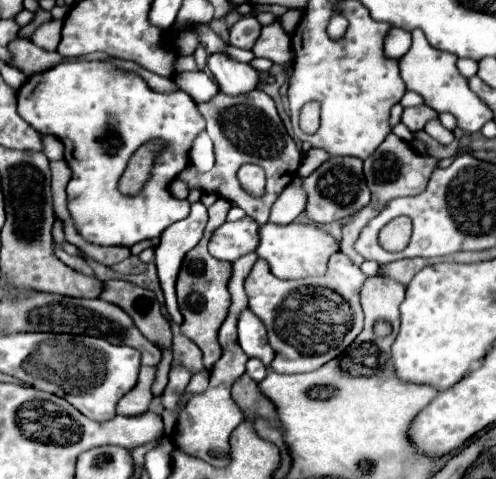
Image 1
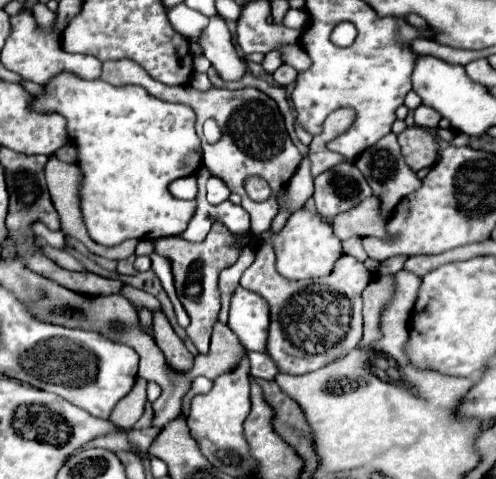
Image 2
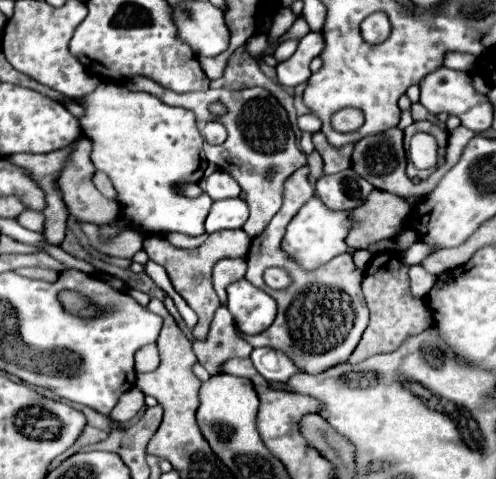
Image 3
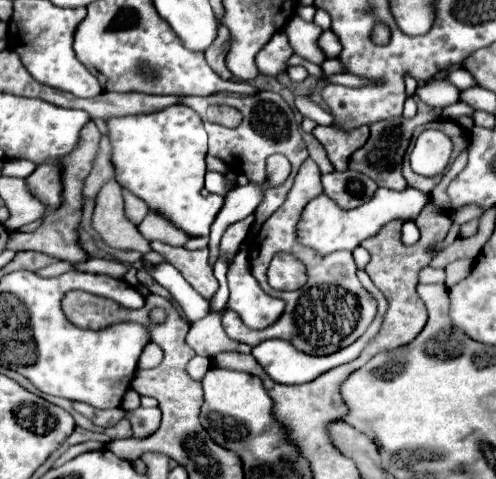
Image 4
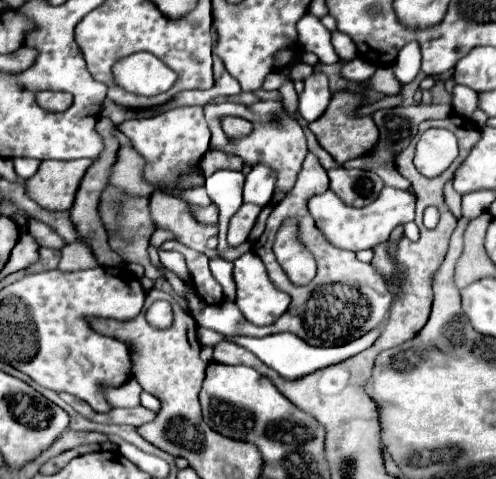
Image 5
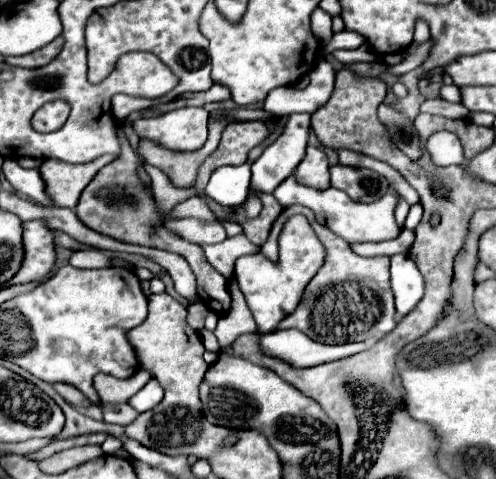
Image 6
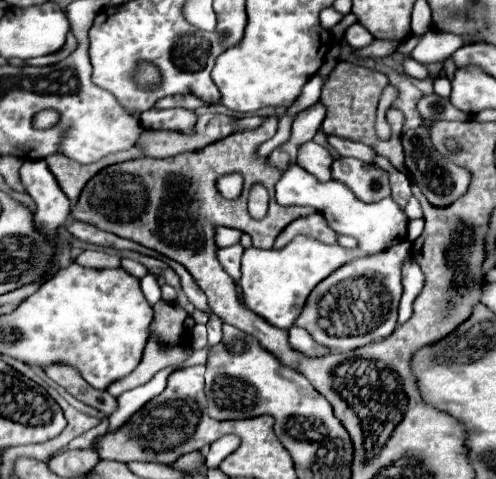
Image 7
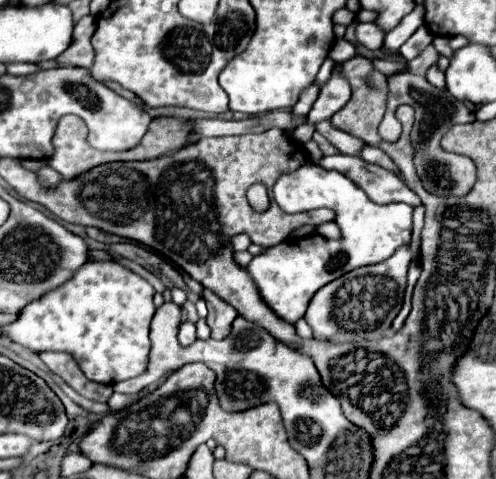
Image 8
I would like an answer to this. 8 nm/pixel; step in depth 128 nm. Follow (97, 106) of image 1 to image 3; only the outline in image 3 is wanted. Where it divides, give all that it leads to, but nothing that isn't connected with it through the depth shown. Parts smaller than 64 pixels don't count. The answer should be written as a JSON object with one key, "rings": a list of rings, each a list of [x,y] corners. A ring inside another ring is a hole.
{"rings":[[[102,82],[94,92],[80,98],[84,108],[84,116],[80,120],[82,134],[92,140],[92,164],[96,170],[104,172],[116,190],[116,202],[120,206],[118,218],[100,224],[100,234],[104,238],[112,238],[120,234],[124,228],[140,230],[144,234],[168,234],[168,232],[182,232],[188,236],[204,234],[204,218],[208,216],[212,198],[202,194],[198,198],[184,198],[174,192],[176,182],[198,182],[204,176],[204,168],[208,162],[204,160],[202,152],[202,136],[196,128],[194,114],[186,108],[174,108],[160,102],[152,94],[138,94],[128,90],[118,82]]]}

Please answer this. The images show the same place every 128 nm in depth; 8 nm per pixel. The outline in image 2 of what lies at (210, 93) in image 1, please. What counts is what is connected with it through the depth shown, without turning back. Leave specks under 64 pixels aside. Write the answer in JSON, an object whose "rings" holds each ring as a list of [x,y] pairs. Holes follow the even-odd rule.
{"rings":[[[194,72],[194,74],[190,76],[188,84],[190,84],[194,90],[200,90],[200,92],[206,92],[206,90],[210,90],[210,88],[212,88],[212,84],[210,84],[208,76],[206,76],[206,74],[198,74],[198,72]]]}

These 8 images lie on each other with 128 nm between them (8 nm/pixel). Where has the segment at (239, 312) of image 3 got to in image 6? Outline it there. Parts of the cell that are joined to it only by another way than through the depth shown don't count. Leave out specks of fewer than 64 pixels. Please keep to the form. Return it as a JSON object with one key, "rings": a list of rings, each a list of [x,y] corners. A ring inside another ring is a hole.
{"rings":[[[292,216],[284,224],[284,236],[282,236],[282,250],[278,264],[272,264],[264,254],[248,254],[240,256],[234,266],[234,278],[238,280],[238,286],[248,300],[248,308],[258,324],[258,332],[272,332],[276,324],[294,312],[294,308],[300,302],[300,296],[306,288],[306,284],[312,280],[312,276],[318,272],[324,260],[324,246],[320,240],[316,240],[314,230],[310,228],[308,220],[304,216]]]}

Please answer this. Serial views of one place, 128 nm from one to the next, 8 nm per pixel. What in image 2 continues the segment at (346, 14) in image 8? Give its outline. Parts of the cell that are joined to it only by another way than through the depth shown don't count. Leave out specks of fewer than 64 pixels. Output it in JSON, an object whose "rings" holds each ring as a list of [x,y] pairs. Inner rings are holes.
{"rings":[[[268,52],[266,56],[264,56],[264,62],[262,62],[262,68],[266,70],[266,72],[274,72],[278,66],[282,64],[282,60],[280,60],[280,54],[278,52]]]}

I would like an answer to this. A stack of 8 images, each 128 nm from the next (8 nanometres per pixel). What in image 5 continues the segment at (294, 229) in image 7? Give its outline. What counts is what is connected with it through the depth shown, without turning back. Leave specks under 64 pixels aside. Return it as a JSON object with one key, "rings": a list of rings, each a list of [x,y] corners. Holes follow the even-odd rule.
{"rings":[[[308,154],[304,164],[302,164],[302,170],[298,174],[296,186],[292,188],[292,192],[288,192],[288,196],[284,196],[284,200],[280,200],[274,206],[274,210],[270,212],[270,216],[266,220],[264,234],[256,242],[252,242],[252,252],[256,256],[260,256],[260,260],[264,262],[268,278],[272,278],[272,284],[276,284],[276,288],[280,288],[282,292],[290,294],[292,304],[290,304],[288,312],[284,312],[284,316],[280,316],[274,324],[260,328],[260,326],[254,326],[248,320],[244,320],[244,316],[240,314],[235,302],[223,301],[219,304],[206,306],[198,314],[196,322],[200,326],[212,328],[212,330],[216,330],[216,332],[220,332],[228,338],[230,336],[262,338],[262,336],[268,336],[268,334],[292,332],[292,334],[300,336],[306,344],[312,344],[312,346],[340,346],[340,344],[346,344],[348,340],[360,338],[362,334],[366,334],[368,330],[372,330],[372,328],[376,328],[384,322],[384,318],[388,316],[388,310],[390,310],[392,294],[388,292],[382,276],[370,264],[360,262],[354,252],[340,250],[340,248],[332,246],[330,242],[326,242],[324,236],[314,226],[314,220],[308,212],[308,200],[314,194],[324,194],[326,190],[328,190],[326,170],[320,166],[320,162],[314,154]],[[286,218],[294,218],[298,222],[298,238],[316,258],[318,274],[314,276],[312,284],[292,286],[288,282],[286,274],[282,272],[280,264],[274,258],[272,244],[276,240],[276,232],[280,230],[280,224]]]}

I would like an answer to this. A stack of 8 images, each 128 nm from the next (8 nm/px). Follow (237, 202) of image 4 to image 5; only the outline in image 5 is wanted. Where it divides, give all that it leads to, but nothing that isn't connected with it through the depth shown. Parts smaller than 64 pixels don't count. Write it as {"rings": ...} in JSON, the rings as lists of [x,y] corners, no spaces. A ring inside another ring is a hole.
{"rings":[[[264,164],[254,166],[250,170],[250,174],[246,176],[246,184],[244,184],[244,204],[266,206],[272,200],[274,182],[276,182],[276,174],[268,166],[264,166]],[[223,259],[209,261],[210,270],[214,278],[222,286],[225,299],[234,301],[236,298],[236,285],[233,279],[233,263]]]}

